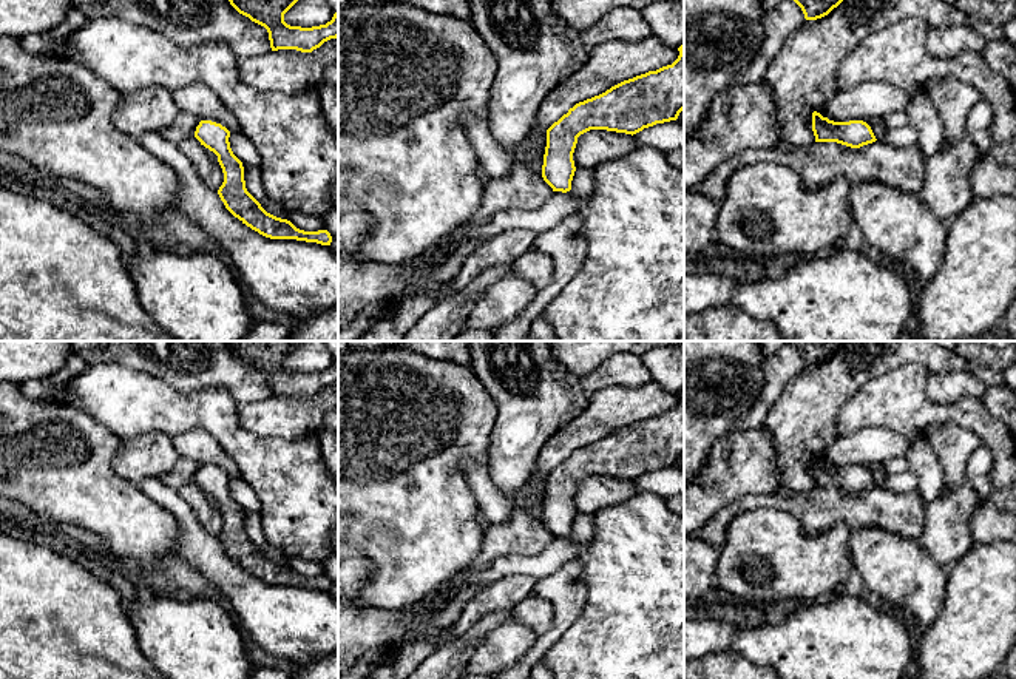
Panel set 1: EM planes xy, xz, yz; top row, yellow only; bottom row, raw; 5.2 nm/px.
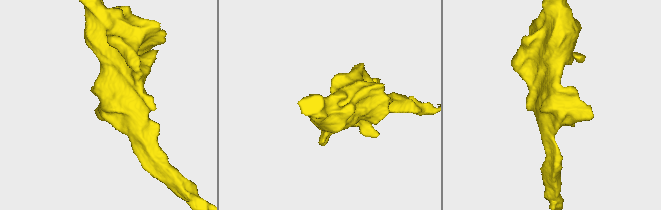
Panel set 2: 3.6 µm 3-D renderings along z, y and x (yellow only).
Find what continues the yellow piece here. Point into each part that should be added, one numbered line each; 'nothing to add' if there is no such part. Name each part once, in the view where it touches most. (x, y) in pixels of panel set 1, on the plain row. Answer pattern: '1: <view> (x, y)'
nothing to add

